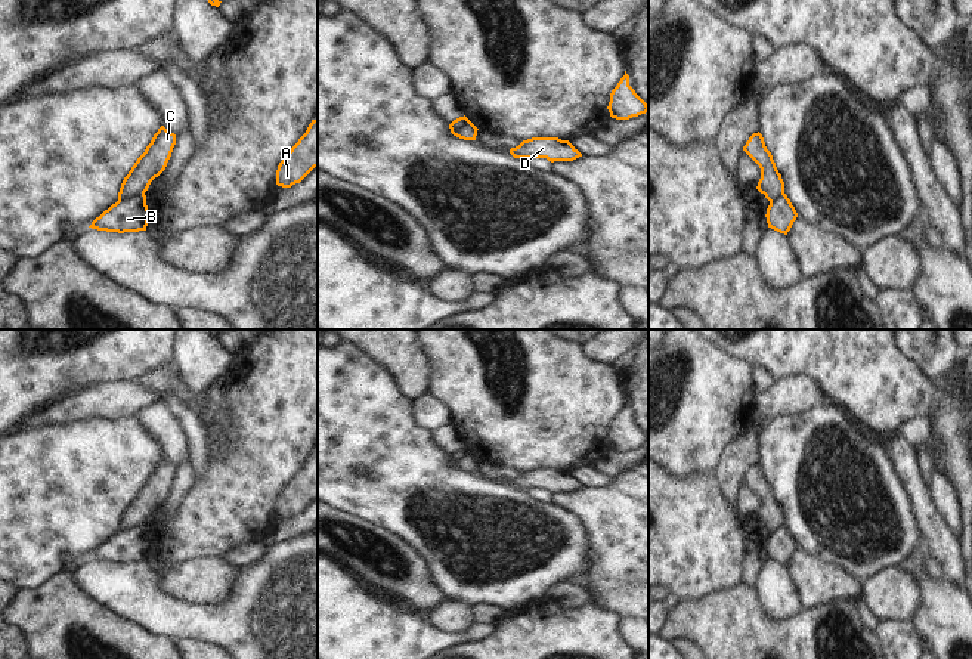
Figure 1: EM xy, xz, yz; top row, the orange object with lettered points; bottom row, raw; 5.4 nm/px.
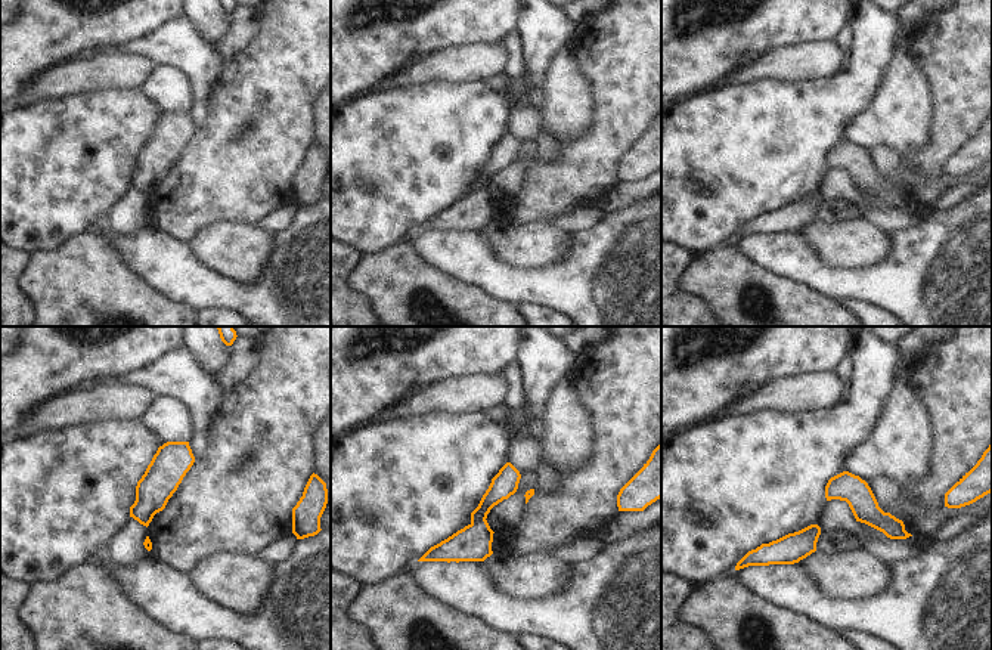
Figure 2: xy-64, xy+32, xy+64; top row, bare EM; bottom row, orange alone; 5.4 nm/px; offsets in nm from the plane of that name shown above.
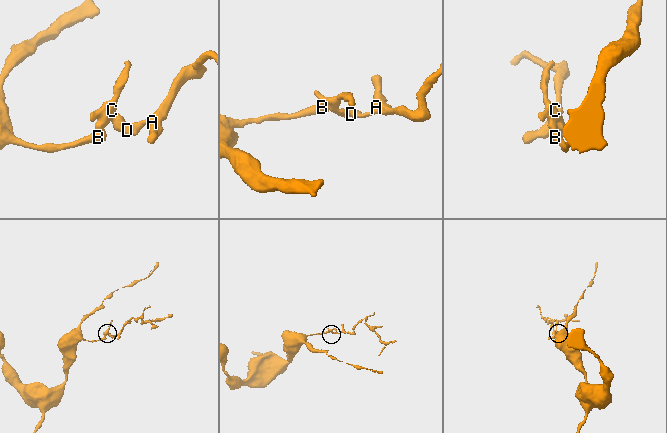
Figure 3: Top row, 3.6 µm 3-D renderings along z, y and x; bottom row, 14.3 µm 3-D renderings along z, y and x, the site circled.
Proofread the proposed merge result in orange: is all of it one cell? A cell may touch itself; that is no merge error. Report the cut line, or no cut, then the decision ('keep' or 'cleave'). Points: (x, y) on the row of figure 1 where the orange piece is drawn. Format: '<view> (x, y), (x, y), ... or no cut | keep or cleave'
xy (144, 192), (118, 200) | cleave

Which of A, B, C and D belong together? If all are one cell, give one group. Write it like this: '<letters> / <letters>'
A C D / B

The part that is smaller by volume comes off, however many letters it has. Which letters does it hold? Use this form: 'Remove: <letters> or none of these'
Remove: A, C, D

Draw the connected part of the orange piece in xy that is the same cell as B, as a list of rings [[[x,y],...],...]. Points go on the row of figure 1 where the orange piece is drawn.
[[[139,194],[129,199],[118,199],[96,217],[89,228],[118,233],[139,232],[146,231],[148,220],[146,195]]]

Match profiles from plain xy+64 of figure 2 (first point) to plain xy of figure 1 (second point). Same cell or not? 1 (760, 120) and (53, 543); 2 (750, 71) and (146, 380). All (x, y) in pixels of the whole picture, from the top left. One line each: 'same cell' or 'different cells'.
1: same cell
2: different cells

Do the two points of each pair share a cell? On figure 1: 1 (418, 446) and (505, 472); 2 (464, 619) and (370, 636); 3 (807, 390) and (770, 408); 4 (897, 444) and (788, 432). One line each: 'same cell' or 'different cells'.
1: different cells
2: different cells
3: same cell
4: different cells

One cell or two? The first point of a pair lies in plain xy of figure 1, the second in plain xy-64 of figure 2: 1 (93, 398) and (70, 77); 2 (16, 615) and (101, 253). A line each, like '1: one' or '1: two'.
1: one
2: one

